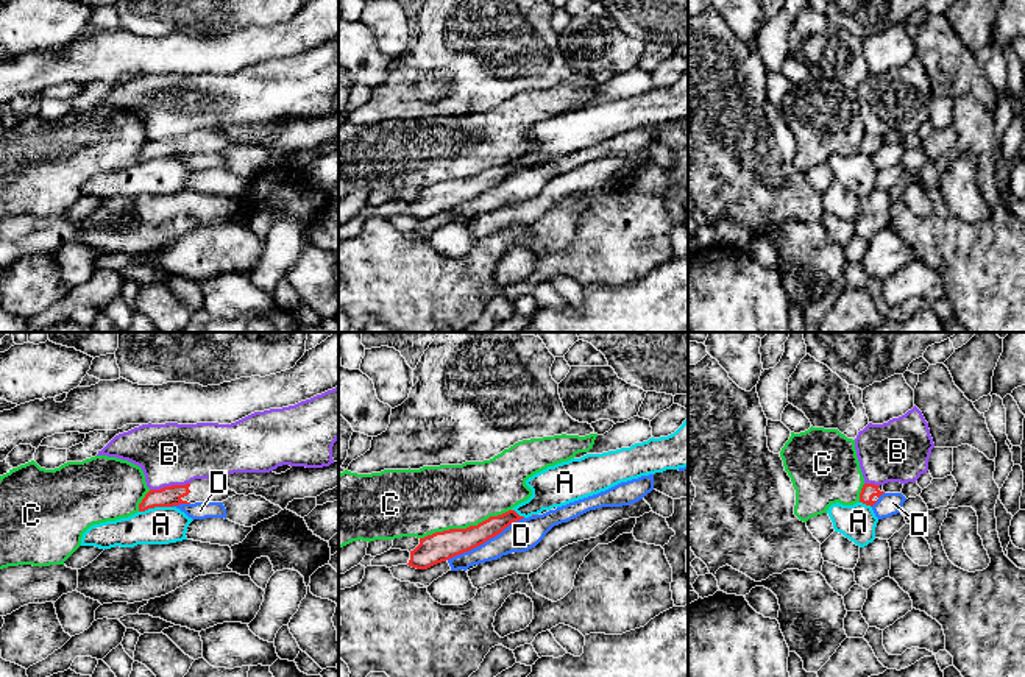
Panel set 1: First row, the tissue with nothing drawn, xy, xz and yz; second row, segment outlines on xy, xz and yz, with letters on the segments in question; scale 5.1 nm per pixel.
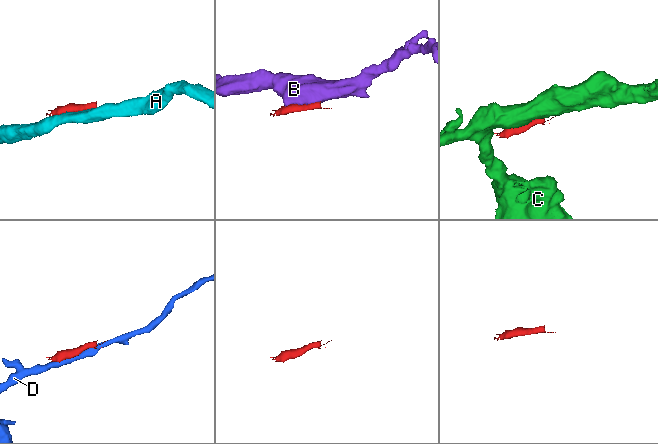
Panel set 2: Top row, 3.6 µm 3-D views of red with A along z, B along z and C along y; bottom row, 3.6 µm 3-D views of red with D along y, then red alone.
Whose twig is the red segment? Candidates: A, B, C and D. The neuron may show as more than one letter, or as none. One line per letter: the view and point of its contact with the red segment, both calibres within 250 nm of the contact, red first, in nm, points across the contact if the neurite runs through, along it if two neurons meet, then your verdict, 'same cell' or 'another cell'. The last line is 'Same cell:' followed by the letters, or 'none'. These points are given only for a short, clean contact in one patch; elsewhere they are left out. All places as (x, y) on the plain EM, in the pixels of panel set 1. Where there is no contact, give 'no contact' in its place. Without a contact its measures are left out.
A: xy (155, 156) | 110/190 nm | another cell
B: xy (169, 138) | 110/320 nm | another cell
C: xz (467, 178) | 160/340 nm | another cell
D: xz (485, 191) | 160/160 nm | another cell
Same cell: none

